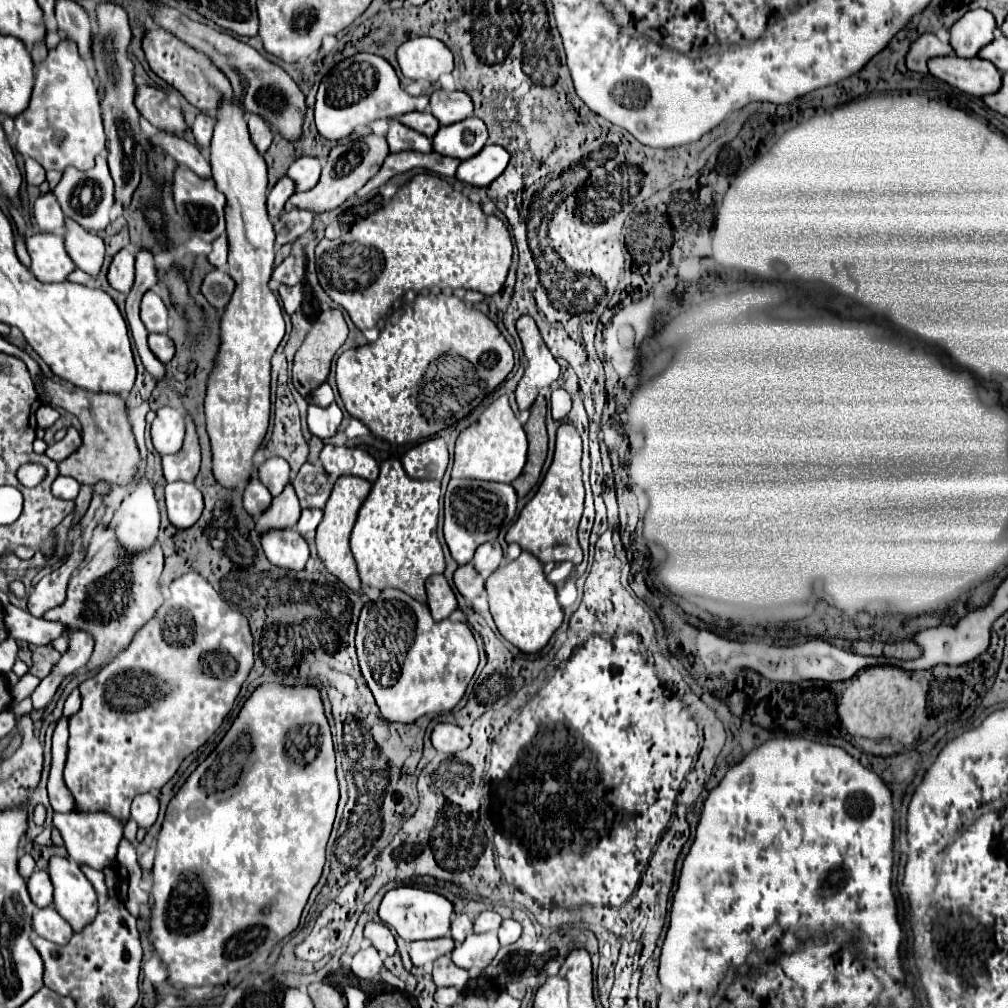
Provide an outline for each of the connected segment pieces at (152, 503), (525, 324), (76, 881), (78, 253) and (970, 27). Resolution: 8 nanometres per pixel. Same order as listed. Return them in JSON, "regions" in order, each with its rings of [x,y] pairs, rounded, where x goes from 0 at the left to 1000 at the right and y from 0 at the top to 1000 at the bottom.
{"regions":[[[[141,477],[113,507],[107,523],[113,523],[115,535],[123,547],[137,551],[147,547],[159,525],[159,505],[149,477]]],[[[516,314],[512,318],[512,328],[518,338],[520,352],[524,356],[524,364],[512,386],[512,400],[516,408],[522,408],[528,404],[534,388],[538,384],[546,384],[554,376],[556,362],[552,360],[544,344],[538,340],[536,328],[528,314]]],[[[50,850],[48,868],[54,878],[54,902],[73,924],[81,924],[97,904],[97,890],[91,876],[67,850]]],[[[65,217],[65,249],[77,267],[87,271],[91,277],[97,275],[103,261],[103,239],[97,233],[87,231],[71,217]]],[[[978,9],[960,11],[942,29],[942,45],[950,57],[968,57],[986,39],[986,17]]]]}

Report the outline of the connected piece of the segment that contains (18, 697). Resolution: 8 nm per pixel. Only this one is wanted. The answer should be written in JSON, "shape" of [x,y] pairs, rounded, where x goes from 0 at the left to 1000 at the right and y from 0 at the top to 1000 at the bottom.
{"shape":[[[30,668],[24,670],[18,678],[11,684],[12,696],[11,700],[21,696],[28,691],[39,680],[39,674]]]}

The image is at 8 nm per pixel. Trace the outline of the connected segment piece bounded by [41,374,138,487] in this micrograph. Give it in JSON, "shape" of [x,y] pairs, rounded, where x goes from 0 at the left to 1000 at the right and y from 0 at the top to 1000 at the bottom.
{"shape":[[[42,371],[41,379],[46,386],[42,394],[44,400],[63,404],[71,412],[75,412],[81,420],[81,441],[77,447],[73,447],[67,455],[63,455],[58,461],[60,471],[75,473],[81,481],[89,481],[89,483],[95,477],[127,481],[131,473],[135,471],[137,445],[135,445],[133,432],[125,414],[123,396],[111,390],[89,390],[79,384],[73,384],[71,380],[54,380],[44,371]]]}

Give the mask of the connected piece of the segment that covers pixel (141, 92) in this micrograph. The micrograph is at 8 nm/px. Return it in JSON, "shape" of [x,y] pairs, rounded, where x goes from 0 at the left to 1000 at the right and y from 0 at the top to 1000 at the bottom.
{"shape":[[[137,84],[133,94],[133,104],[139,110],[139,114],[147,118],[155,128],[183,134],[185,130],[183,114],[179,108],[173,108],[167,104],[163,90],[147,84]]]}

